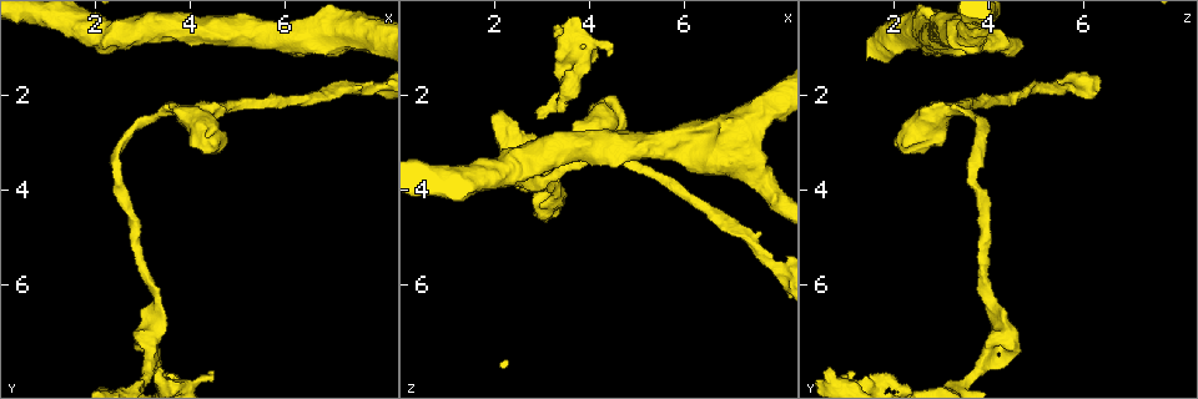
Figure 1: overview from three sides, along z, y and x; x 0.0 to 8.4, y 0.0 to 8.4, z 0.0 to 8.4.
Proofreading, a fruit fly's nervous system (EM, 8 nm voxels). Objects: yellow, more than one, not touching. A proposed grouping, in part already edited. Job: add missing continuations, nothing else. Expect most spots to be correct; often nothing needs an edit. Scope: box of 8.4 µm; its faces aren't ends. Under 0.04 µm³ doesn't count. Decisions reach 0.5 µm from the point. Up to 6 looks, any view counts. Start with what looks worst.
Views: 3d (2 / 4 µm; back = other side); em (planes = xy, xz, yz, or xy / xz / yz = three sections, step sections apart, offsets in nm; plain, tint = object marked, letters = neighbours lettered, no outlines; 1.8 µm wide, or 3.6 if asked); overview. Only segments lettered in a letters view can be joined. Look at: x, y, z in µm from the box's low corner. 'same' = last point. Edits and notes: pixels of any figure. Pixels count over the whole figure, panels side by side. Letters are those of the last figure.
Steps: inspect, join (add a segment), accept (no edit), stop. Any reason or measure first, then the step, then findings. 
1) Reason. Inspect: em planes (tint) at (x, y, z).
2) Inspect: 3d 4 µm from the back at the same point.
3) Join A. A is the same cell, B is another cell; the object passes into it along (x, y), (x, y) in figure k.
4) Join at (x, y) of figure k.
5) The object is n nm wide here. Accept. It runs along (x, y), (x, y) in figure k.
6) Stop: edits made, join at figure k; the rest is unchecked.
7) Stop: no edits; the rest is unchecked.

Inspect: em 3.6 µm planes (plain) at (3.20, 7.80, 4.25).

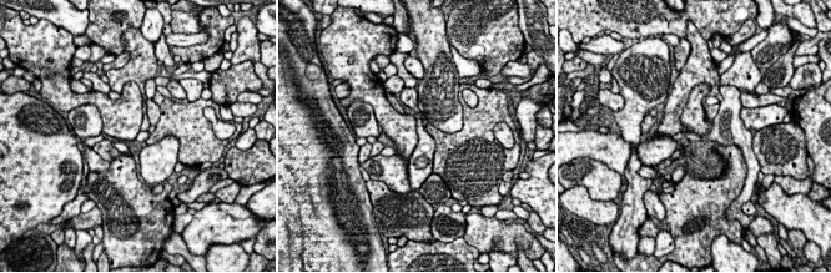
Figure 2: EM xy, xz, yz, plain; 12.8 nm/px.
Inspect: em 3.6 µm planes (letters) at the same point.

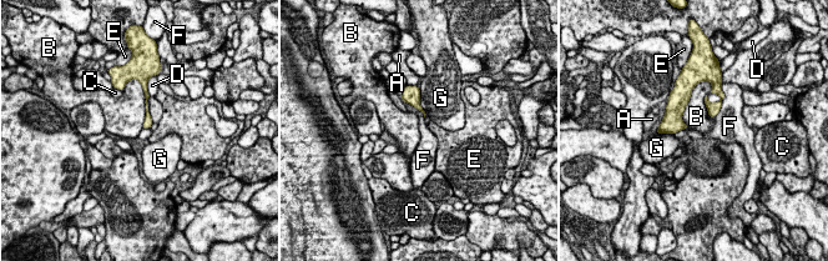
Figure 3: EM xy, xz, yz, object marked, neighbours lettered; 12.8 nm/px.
Accept. A, B, C, D, E, F and G are other cells; a border runs along (693, 89), (682, 115), (685, 129) in figure 3; no lettered segment goes on from it.

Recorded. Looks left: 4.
Branch stops here. Inspect: 3d 4 µm at (4.35, 7.80, 1.20).

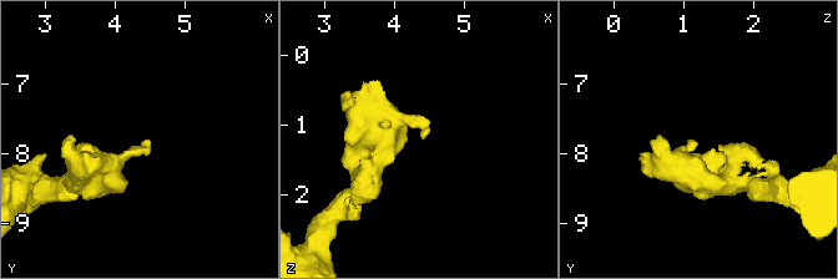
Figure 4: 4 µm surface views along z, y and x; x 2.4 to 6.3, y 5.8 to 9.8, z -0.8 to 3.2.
Inspect: em planes (tint) at (4.40, 7.85, 1.20).

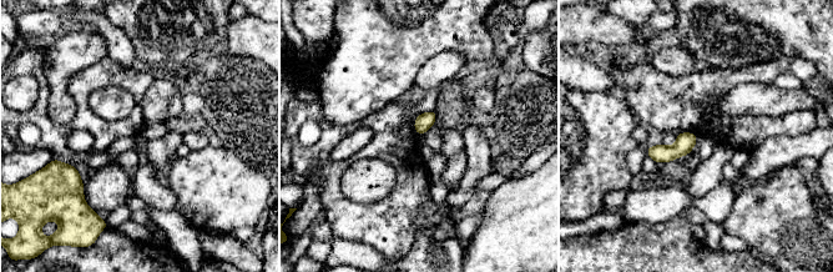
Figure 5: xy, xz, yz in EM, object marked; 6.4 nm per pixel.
Inspect: em planes (letters) at the same point.

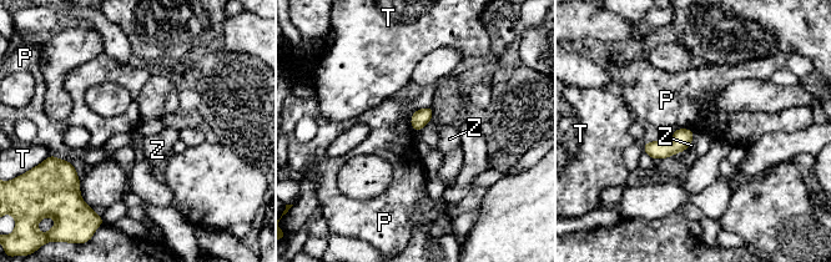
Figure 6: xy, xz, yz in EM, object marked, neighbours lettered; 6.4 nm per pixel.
Accept. P, T and Z are other cells; a border runs along (674, 130), (690, 129), (694, 131) in figure 6; none of them fits.

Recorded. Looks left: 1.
Stop: no edits; the rest is unchecked.

